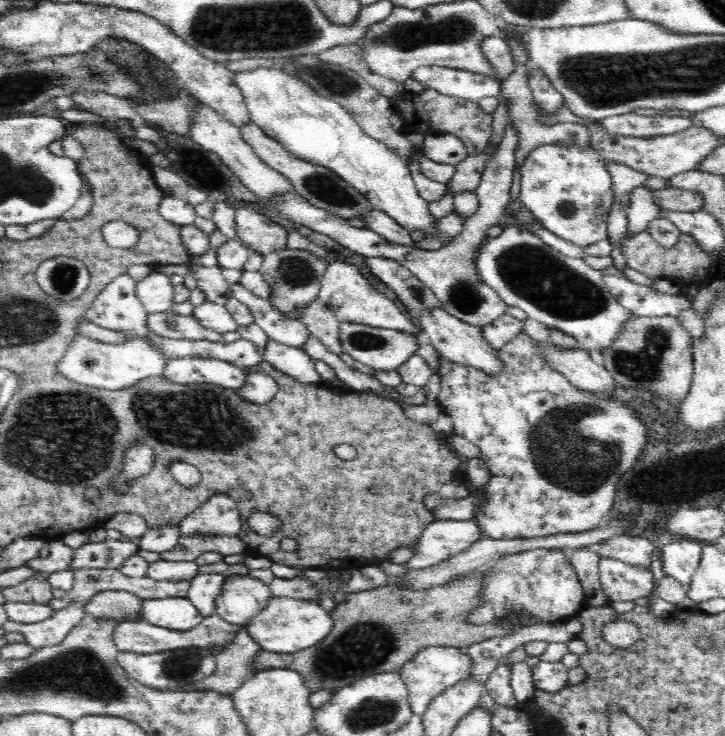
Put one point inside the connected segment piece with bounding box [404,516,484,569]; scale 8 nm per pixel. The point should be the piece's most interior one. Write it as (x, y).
(441, 539)

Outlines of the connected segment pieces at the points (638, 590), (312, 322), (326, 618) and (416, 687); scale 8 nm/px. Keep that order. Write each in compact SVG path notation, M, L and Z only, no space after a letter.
M600 558L599 573L602 592L610 602L644 598L657 582L651 569L643 566L636 568L614 558Z
M318 298L298 310L302 310L299 319L307 326L311 335L340 357L342 345L339 341L339 321L333 311Z
M271 596L266 608L246 624L248 633L262 650L278 654L292 654L316 646L332 632L333 626L330 613L318 603L288 596Z
M427 646L419 650L414 658L402 665L400 675L402 675L402 680L408 686L408 701L410 701L413 715L423 716L432 700L442 694L446 688L456 685L461 680L469 679L471 675L471 658L465 653L465 649L463 650L460 647Z

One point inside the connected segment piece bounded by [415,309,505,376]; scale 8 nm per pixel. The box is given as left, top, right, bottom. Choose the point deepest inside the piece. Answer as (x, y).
(460, 342)

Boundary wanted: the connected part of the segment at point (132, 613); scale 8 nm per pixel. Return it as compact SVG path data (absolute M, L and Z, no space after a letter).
M104 590L92 596L85 606L86 614L116 621L134 621L142 615L143 599L125 590Z

